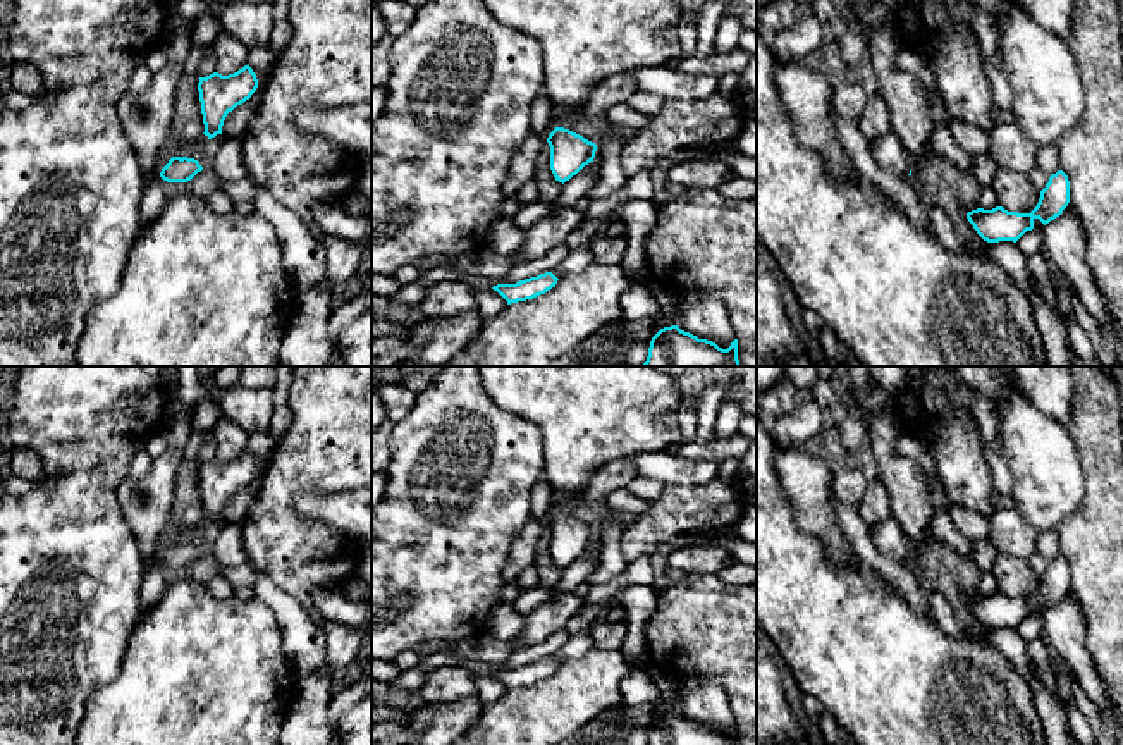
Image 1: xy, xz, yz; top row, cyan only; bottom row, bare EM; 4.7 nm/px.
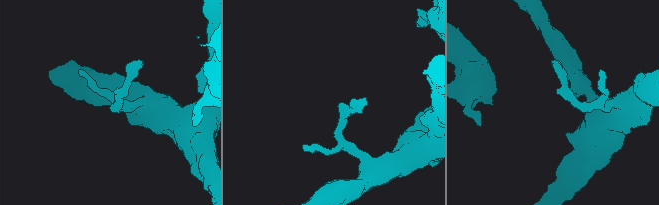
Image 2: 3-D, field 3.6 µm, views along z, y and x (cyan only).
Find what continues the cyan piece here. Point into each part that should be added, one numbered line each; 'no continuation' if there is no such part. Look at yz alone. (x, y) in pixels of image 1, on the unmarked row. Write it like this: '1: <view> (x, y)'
1: yz (888, 537)

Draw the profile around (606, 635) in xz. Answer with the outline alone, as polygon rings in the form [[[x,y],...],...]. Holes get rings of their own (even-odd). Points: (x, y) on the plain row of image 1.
[[[600,619],[588,631],[598,650],[621,650],[628,630],[624,623]]]

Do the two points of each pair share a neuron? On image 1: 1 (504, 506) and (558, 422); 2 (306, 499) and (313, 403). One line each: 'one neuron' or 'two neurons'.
1: two neurons
2: two neurons

